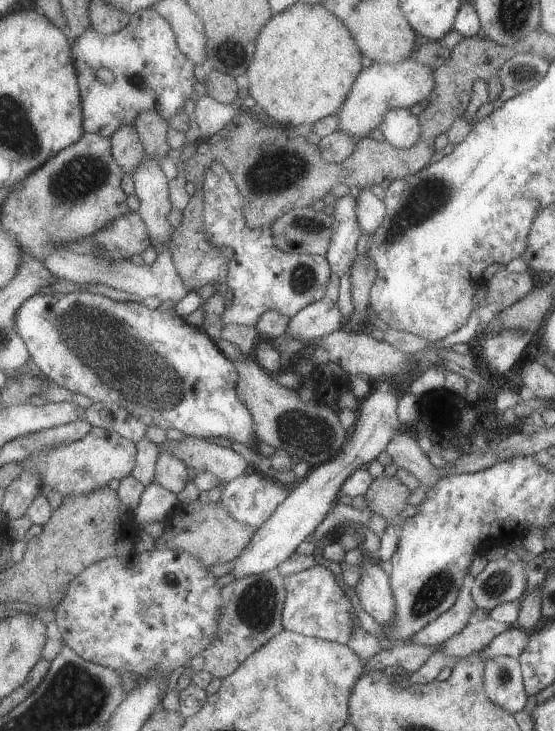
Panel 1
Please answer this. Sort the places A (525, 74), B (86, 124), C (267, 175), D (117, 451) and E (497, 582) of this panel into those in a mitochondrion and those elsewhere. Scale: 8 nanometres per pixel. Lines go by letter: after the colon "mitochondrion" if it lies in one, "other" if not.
A: mitochondrion
B: other
C: mitochondrion
D: other
E: mitochondrion

